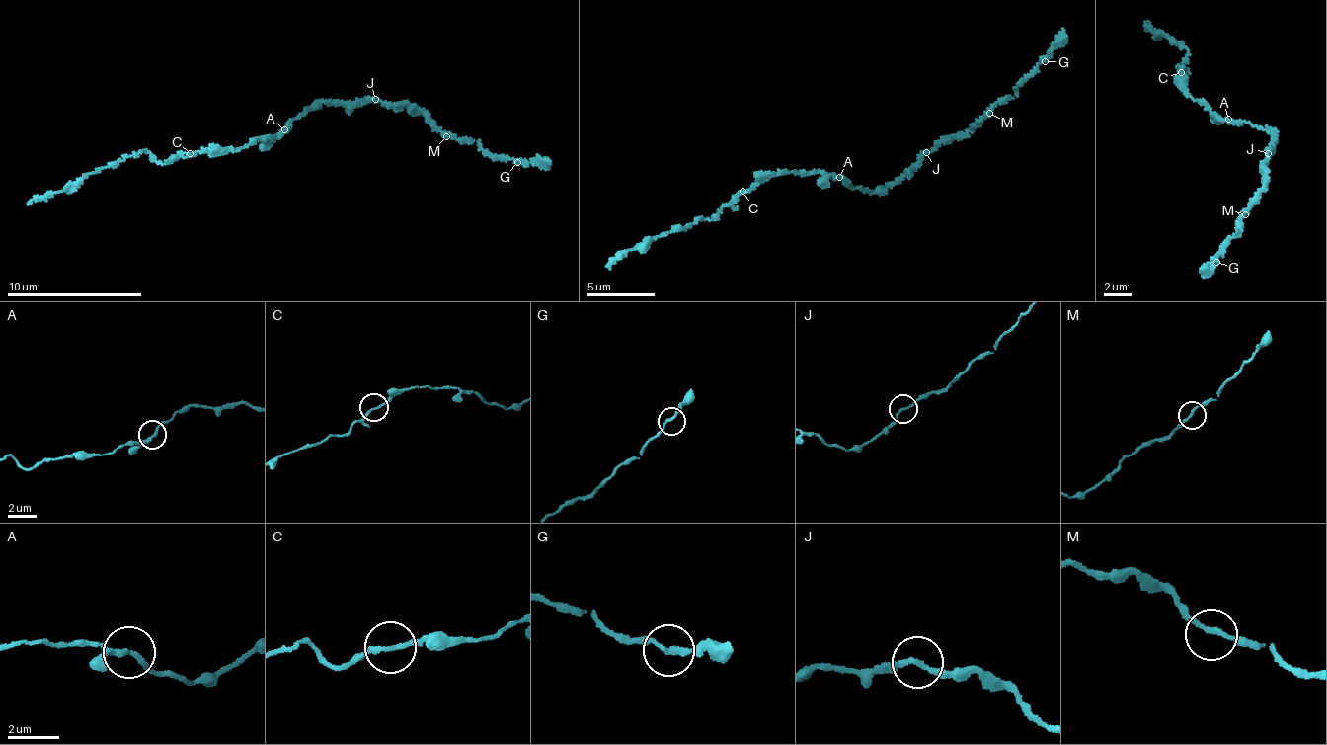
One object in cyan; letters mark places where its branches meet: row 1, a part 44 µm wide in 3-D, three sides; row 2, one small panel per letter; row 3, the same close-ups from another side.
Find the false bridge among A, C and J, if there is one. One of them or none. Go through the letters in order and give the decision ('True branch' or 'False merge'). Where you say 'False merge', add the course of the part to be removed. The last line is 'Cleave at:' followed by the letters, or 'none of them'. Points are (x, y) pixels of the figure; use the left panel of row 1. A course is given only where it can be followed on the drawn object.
A: True branch
C: True branch
J: True branch
Cleave at: none of them

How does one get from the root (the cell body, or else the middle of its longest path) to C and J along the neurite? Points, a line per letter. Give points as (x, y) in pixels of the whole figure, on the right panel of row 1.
C: (1237, 124), (1215, 116), (1203, 103), (1193, 99), (1181, 85), (1185, 80), (1181, 72)
J: (1237, 124), (1250, 124), (1263, 129), (1268, 127), (1277, 139), (1274, 149), (1270, 154), (1267, 152)

